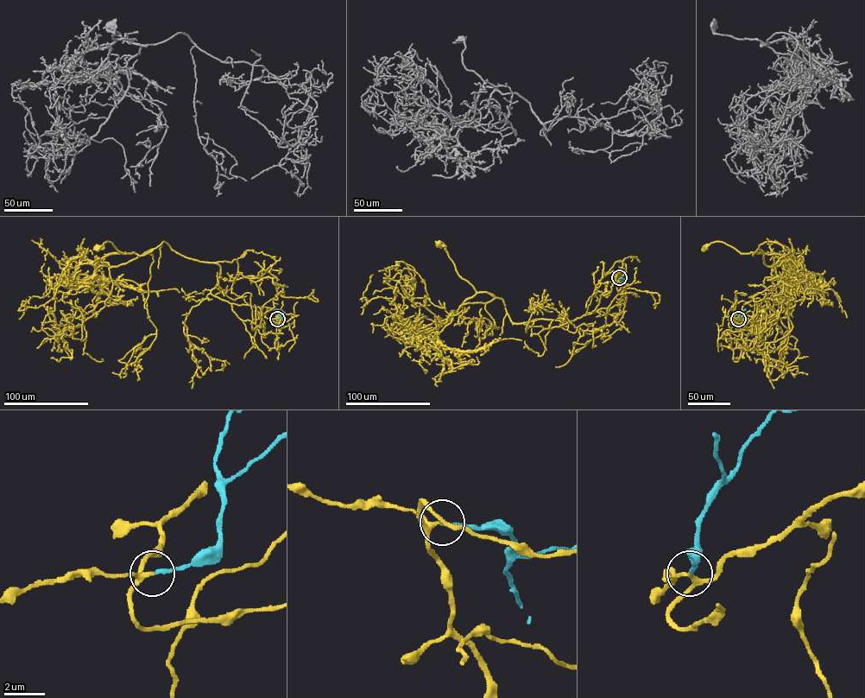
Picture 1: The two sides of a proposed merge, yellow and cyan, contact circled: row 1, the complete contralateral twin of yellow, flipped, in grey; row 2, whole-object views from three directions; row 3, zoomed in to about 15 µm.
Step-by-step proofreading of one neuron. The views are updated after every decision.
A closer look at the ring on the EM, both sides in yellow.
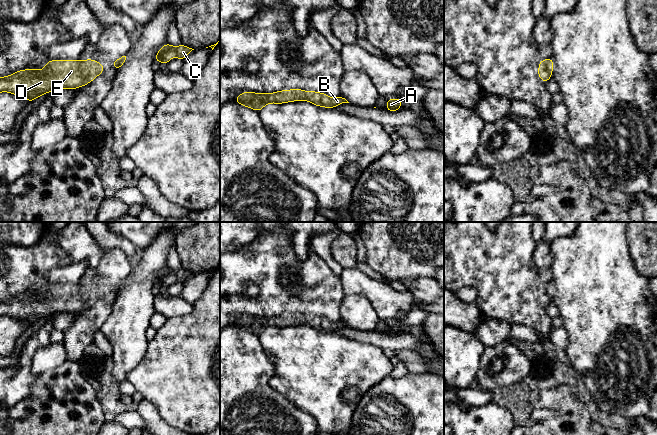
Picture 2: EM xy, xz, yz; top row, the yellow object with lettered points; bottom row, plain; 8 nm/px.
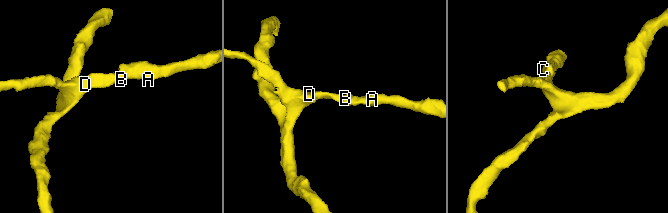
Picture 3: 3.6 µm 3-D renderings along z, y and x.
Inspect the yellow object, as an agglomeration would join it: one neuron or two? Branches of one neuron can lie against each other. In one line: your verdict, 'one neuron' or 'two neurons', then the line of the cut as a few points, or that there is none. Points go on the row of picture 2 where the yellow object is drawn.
one neuron; no cut

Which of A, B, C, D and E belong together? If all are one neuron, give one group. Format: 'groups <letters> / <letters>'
groups A B C D E

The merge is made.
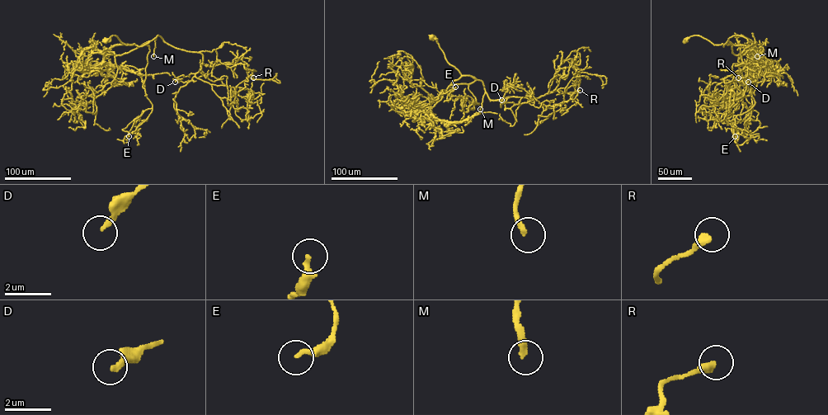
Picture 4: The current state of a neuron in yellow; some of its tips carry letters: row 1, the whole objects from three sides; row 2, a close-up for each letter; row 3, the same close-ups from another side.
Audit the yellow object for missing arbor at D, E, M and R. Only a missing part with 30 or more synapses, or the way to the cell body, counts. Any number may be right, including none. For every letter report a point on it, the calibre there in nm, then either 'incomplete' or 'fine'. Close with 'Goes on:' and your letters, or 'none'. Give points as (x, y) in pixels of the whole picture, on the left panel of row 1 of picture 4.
D: at (175, 82); 240 nm thick; fine
E: at (129, 136); 240 nm thick; fine
M: at (153, 56); 240 nm thick; incomplete
R: at (253, 77); 320 nm thick; fine
Goes on: M

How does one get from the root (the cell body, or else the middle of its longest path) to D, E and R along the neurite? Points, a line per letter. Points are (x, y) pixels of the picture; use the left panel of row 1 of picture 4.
D: (105, 40), (115, 35), (142, 46), (158, 35), (199, 52), (191, 79), (175, 82)
E: (105, 40), (149, 41), (141, 45), (149, 50), (142, 87), (152, 107), (122, 129), (129, 136)
R: (105, 40), (115, 35), (142, 46), (158, 35), (186, 51), (215, 49), (221, 63), (242, 63), (253, 77)

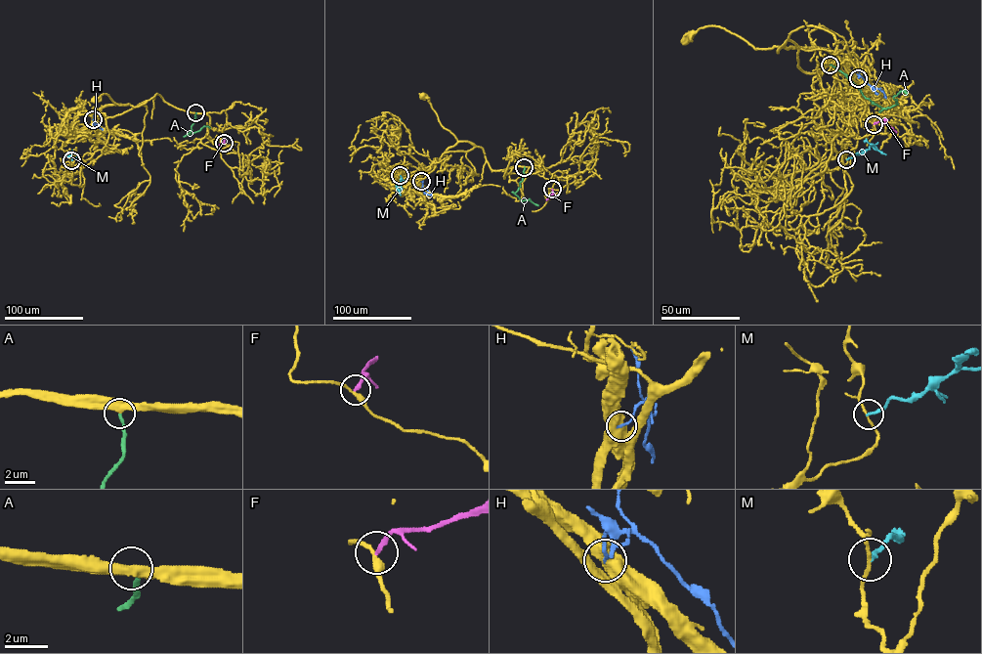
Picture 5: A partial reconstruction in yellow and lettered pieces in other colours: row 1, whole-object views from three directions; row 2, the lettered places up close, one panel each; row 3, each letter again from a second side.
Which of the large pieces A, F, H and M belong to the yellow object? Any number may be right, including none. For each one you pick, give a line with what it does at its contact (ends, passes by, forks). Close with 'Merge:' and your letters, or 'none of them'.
A: it ends
Merge: A

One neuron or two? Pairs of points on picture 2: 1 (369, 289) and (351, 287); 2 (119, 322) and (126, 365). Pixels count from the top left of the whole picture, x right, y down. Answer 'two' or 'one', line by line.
1: one
2: one

